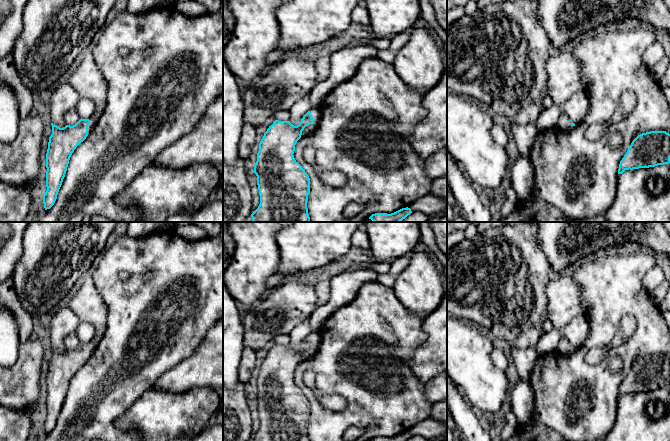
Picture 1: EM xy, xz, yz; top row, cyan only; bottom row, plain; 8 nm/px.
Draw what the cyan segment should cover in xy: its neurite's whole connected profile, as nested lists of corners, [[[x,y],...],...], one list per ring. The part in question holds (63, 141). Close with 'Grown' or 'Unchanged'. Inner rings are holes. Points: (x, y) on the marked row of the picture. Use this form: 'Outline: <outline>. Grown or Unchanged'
Outline: [[[91,52],[85,54],[82,63],[71,72],[65,81],[81,98],[95,103],[95,112],[89,119],[80,119],[75,125],[63,128],[52,125],[46,153],[46,187],[43,195],[45,210],[50,209],[56,199],[65,177],[70,157],[83,142],[102,115],[107,99],[107,83]]]. Grown

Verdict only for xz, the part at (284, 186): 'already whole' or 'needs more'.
needs more

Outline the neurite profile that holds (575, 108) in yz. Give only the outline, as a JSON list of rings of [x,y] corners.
[[[584,91],[574,94],[563,105],[553,104],[545,109],[535,122],[535,127],[546,128],[557,124],[559,116],[564,113],[576,125],[585,117],[588,108],[588,96]]]

